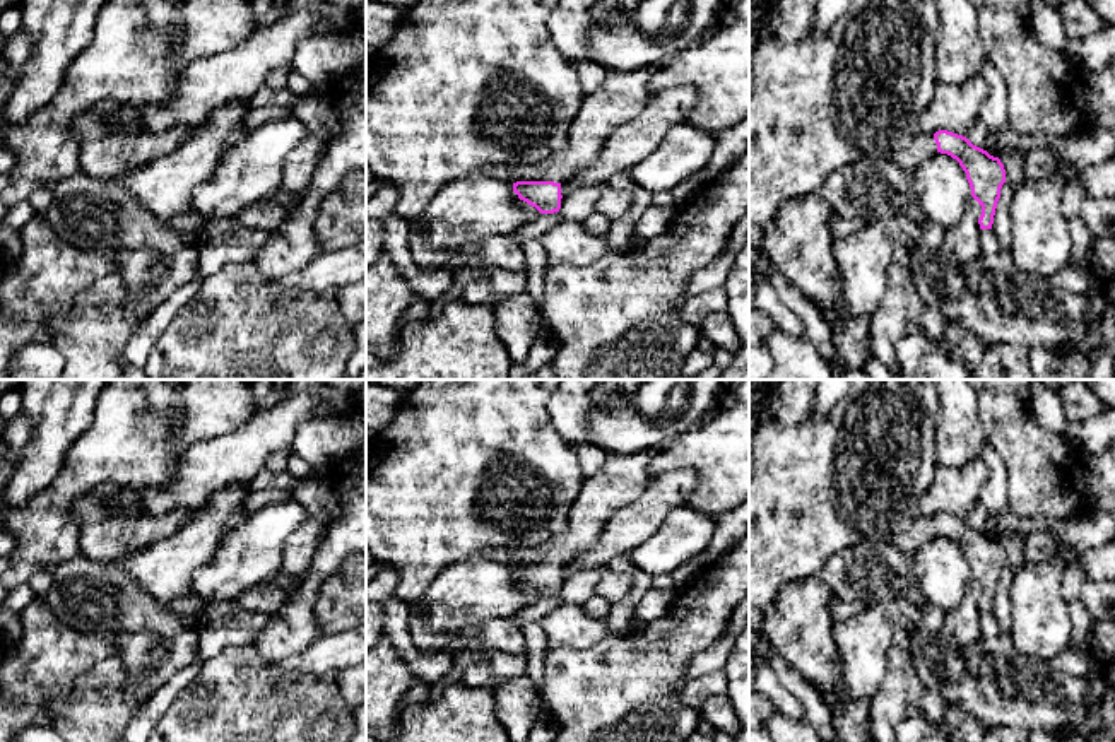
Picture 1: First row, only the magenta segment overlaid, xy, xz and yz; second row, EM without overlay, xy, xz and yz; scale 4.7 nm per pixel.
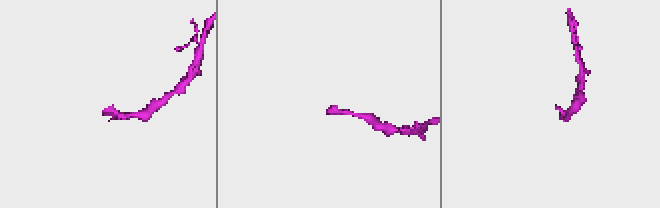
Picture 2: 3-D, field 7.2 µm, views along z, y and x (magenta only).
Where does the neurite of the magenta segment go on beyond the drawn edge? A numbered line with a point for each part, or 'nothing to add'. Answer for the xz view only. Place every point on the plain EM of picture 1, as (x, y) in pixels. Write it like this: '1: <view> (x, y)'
1: xz (625, 476)

